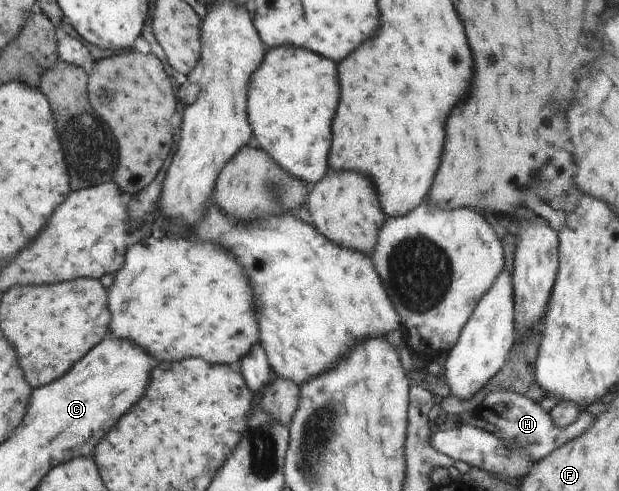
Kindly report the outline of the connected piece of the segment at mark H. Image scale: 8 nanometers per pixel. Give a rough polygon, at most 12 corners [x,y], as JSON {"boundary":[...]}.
{"boundary":[[507,389],[486,394],[476,414],[495,434],[545,458],[581,436],[595,416],[557,427],[533,399]]}

